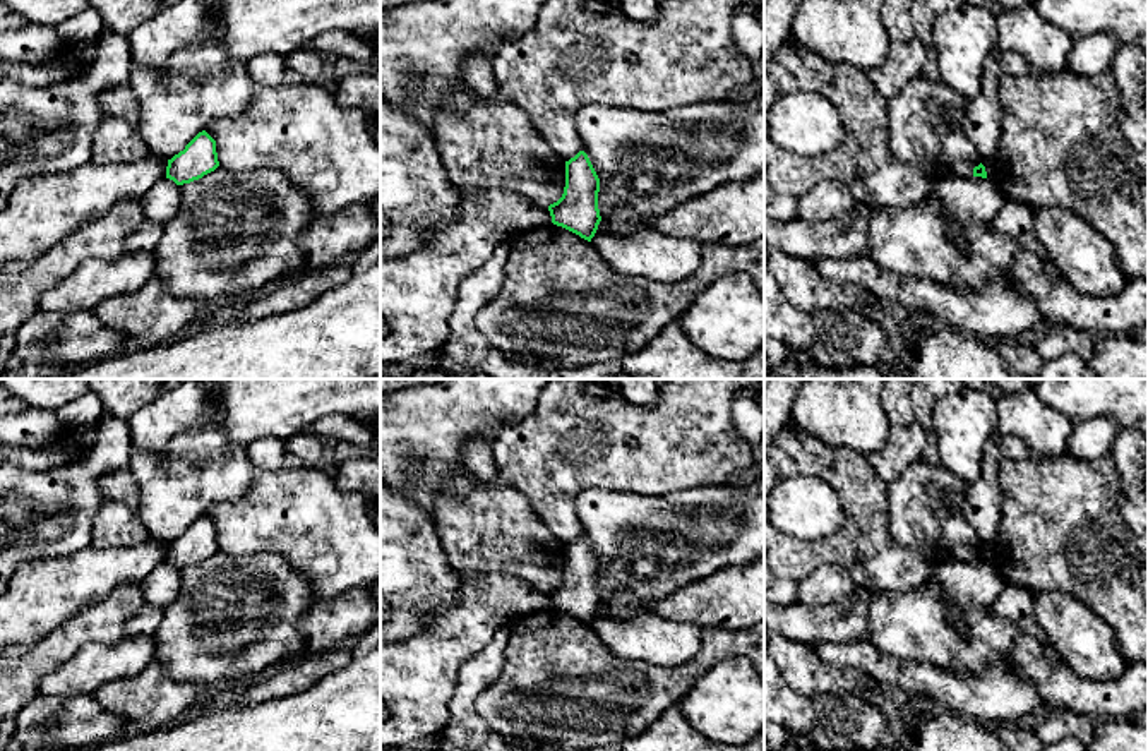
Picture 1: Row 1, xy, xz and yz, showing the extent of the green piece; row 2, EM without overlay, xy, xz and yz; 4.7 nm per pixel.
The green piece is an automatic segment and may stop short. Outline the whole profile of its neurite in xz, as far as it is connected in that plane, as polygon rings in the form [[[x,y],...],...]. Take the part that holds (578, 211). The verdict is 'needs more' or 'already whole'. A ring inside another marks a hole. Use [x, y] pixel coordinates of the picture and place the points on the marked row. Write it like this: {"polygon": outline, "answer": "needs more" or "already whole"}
{"polygon": [[[584,151],[565,161],[562,197],[548,206],[552,223],[591,242],[601,221],[598,209],[600,178]]], "answer": "already whole"}

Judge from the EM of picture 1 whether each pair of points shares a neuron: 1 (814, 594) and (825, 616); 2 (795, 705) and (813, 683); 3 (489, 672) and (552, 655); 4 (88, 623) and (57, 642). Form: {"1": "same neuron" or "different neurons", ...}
{"1": "different neurons", "2": "different neurons", "3": "different neurons", "4": "same neuron"}

